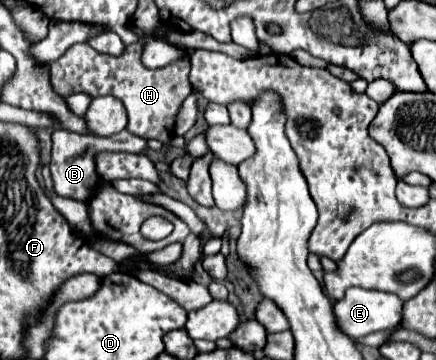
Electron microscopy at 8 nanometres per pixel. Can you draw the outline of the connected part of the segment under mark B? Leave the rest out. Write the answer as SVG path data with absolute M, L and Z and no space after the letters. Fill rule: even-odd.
M126 129L112 135L112 137L88 137L72 131L54 131L52 133L52 181L54 181L54 193L60 197L76 199L80 203L88 203L92 195L96 193L96 185L100 183L100 175L96 171L96 155L102 151L128 151L128 153L140 153L146 147L146 139L136 137L128 133Z

